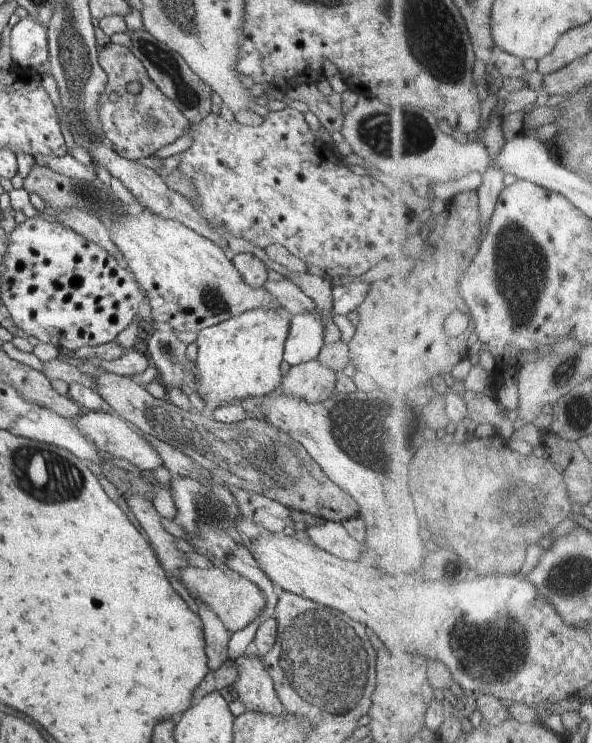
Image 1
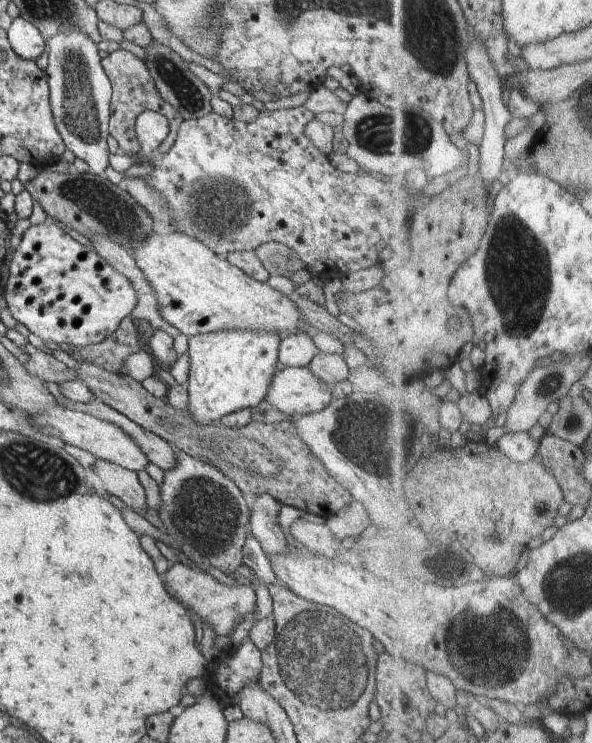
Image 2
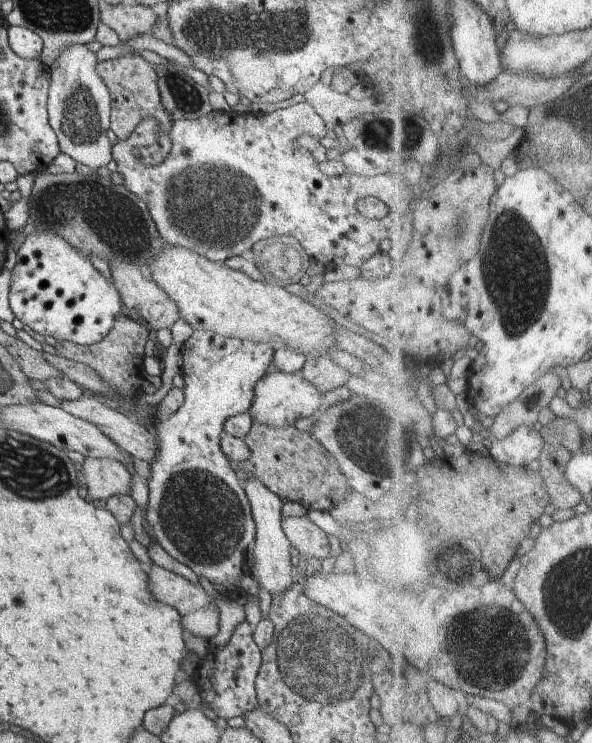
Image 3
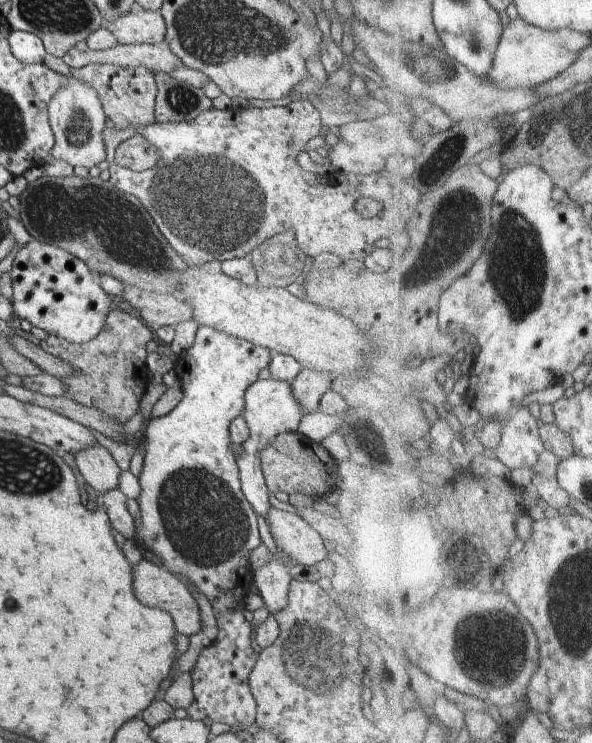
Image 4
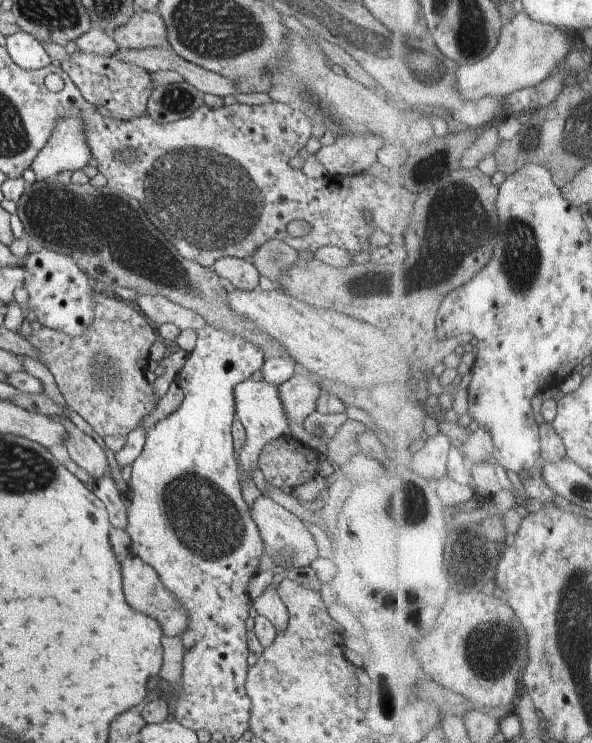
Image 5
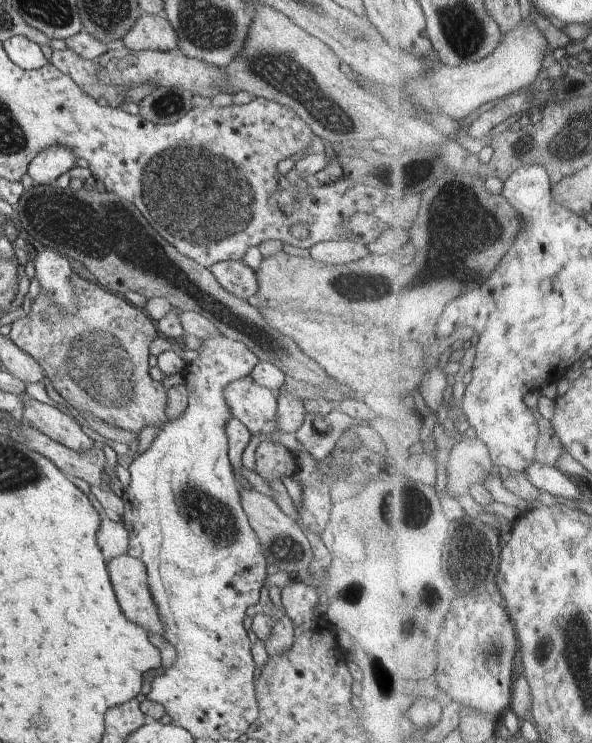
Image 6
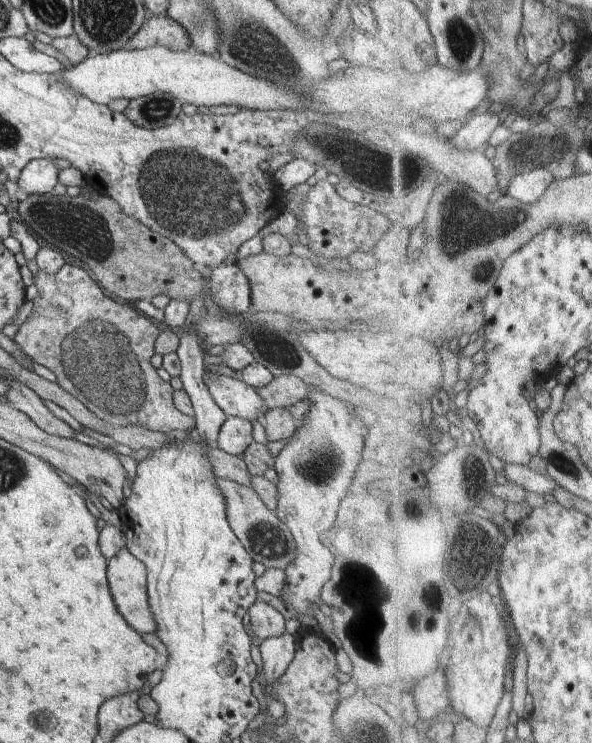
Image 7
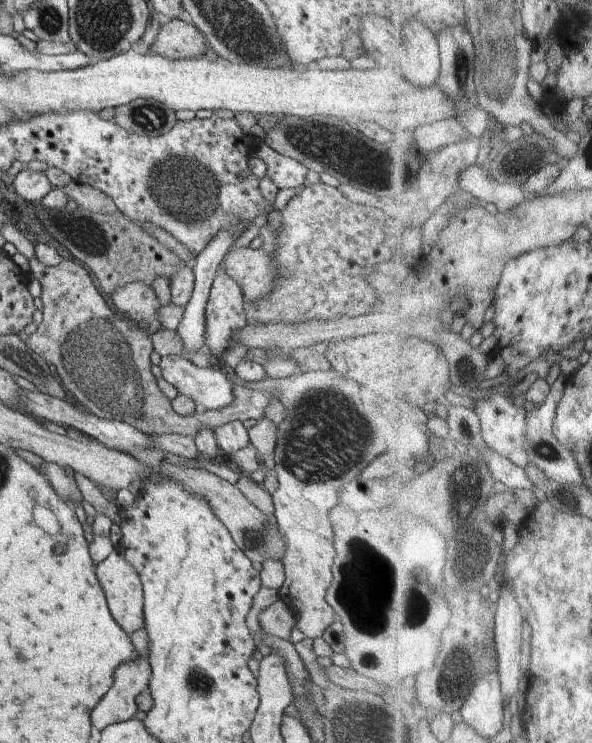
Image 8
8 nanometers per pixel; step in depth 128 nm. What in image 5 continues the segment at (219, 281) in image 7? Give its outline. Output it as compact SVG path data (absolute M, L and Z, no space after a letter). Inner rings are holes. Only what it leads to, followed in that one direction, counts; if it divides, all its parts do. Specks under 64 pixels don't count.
M222 257L212 265L212 269L227 284L231 283L236 289L253 291L259 288L260 274L249 259Z

